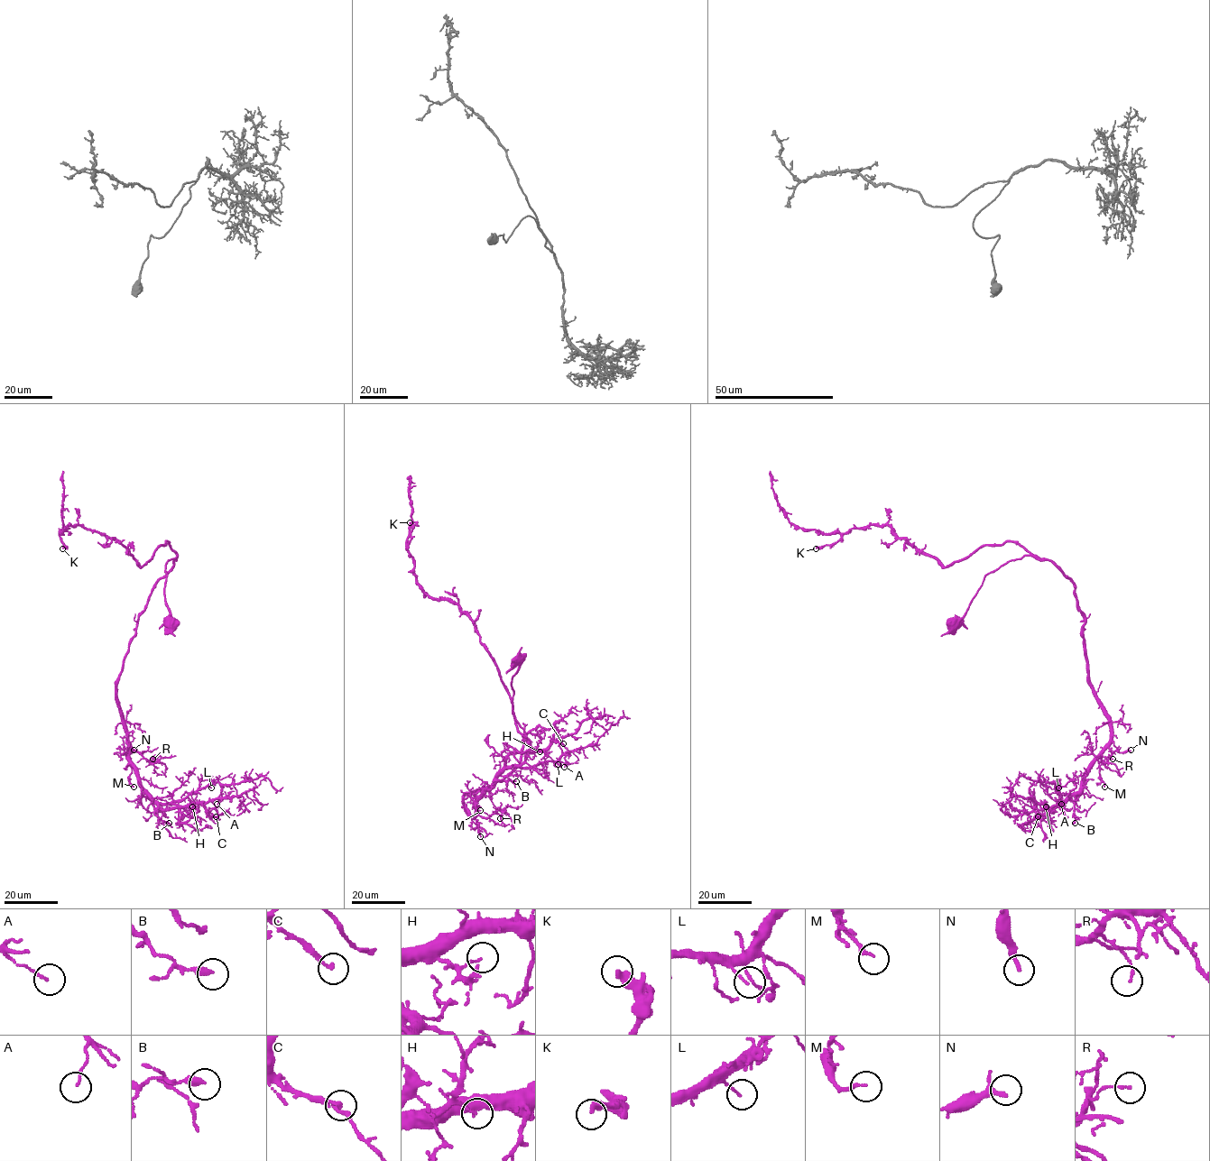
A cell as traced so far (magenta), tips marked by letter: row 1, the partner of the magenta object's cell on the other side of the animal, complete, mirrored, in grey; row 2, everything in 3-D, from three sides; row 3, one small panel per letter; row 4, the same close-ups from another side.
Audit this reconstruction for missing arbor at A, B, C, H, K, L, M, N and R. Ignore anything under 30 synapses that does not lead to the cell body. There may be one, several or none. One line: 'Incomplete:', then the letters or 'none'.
Incomplete: K

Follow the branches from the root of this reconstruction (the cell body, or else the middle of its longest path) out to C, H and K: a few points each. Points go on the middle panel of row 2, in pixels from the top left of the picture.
C: (520, 658), (511, 686), (521, 762), (466, 794), (468, 812), (508, 767), (563, 743)
H: (520, 658), (511, 686), (521, 762), (466, 794), (468, 812), (540, 751)
K: (520, 658), (511, 686), (524, 738), (475, 623), (457, 603), (431, 598), (417, 582), (407, 549), (410, 522)

